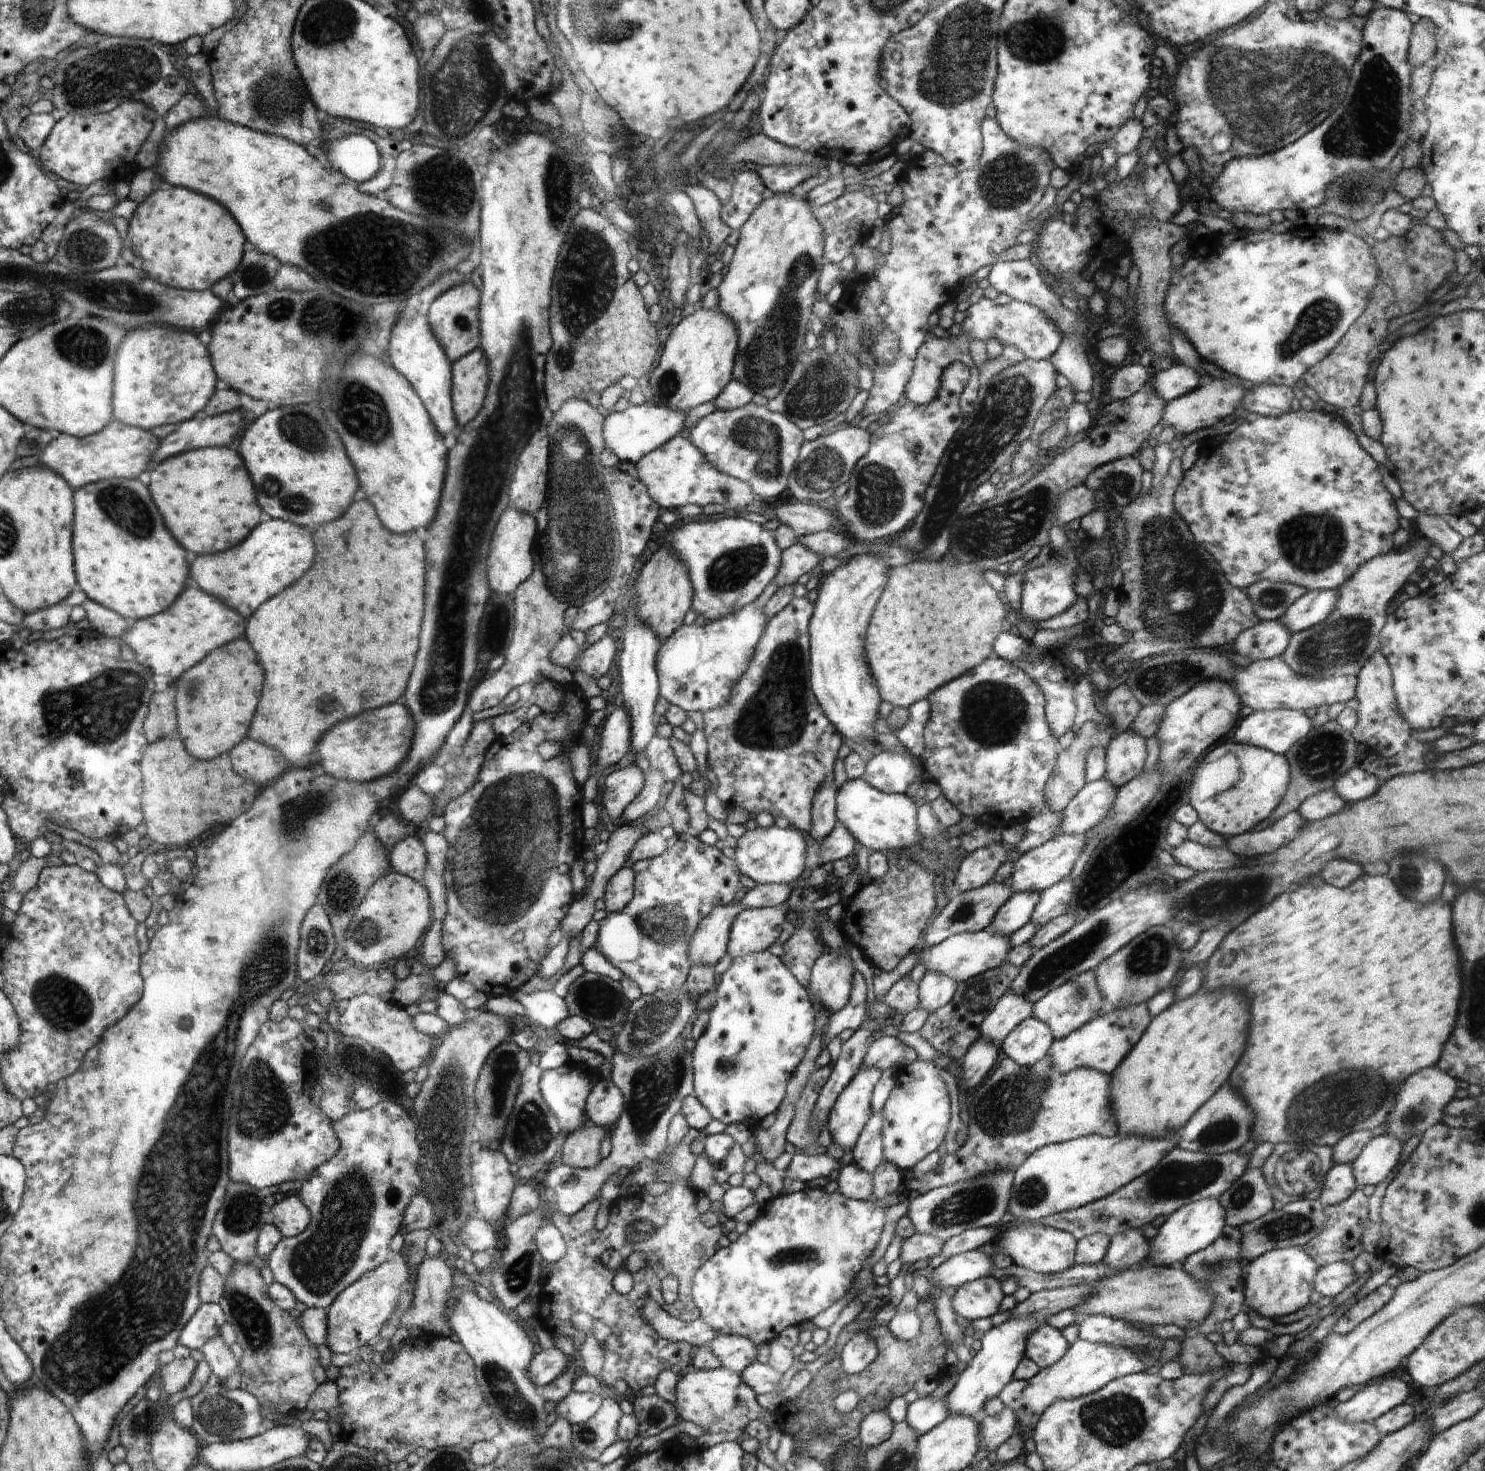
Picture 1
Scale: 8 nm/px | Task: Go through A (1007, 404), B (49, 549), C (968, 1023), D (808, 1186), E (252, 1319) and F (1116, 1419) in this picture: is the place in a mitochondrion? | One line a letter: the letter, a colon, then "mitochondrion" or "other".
A: mitochondrion
B: other
C: other
D: other
E: mitochondrion
F: mitochondrion

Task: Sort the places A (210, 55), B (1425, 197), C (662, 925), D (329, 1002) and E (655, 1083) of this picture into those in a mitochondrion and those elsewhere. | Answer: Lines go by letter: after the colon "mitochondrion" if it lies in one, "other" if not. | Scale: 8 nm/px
A: other
B: other
C: mitochondrion
D: other
E: mitochondrion

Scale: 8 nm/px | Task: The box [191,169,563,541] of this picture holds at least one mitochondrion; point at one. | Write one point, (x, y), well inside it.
(387, 272)

